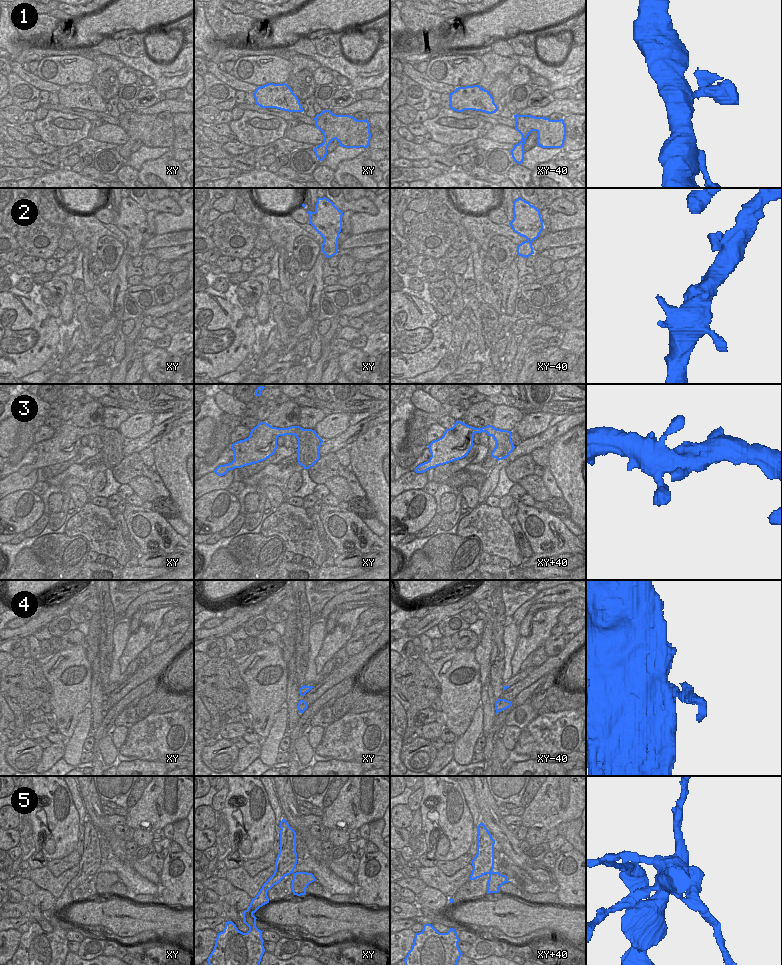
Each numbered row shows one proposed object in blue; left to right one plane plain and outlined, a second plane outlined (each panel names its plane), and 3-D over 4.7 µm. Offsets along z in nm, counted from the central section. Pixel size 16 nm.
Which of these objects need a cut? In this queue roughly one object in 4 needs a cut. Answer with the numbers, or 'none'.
5

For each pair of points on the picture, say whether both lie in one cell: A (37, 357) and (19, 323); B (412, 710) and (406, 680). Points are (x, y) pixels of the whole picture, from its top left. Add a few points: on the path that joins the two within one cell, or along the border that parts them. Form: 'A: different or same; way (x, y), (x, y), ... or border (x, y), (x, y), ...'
A: same; way (37, 345), (41, 334), (35, 325), (31, 323)
B: same; way (412, 703), (412, 687)

